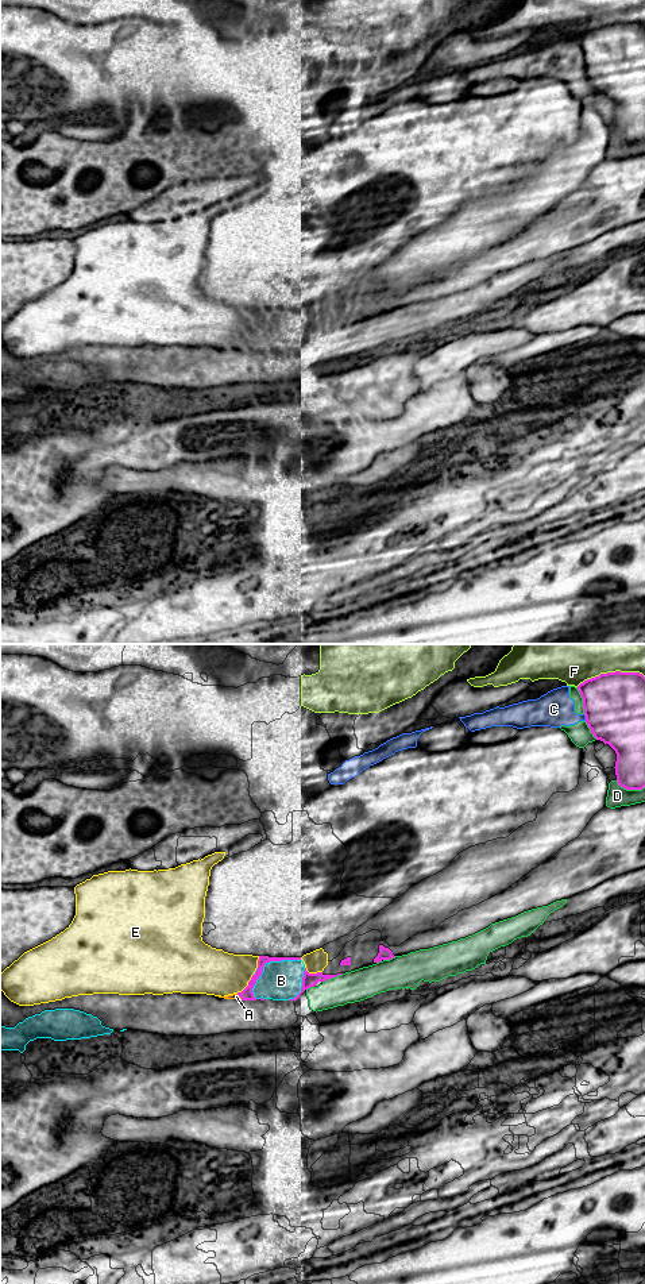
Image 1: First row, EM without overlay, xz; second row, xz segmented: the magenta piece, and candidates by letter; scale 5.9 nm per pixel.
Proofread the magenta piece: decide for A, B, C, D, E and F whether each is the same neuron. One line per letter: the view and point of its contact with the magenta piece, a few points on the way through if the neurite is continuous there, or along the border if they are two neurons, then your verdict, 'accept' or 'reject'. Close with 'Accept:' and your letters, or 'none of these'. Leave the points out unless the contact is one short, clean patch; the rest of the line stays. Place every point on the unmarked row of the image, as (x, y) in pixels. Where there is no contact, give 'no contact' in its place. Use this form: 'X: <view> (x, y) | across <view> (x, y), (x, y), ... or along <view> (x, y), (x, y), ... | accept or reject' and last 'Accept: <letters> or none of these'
A: xz (239, 347) | reject
B: xz (266, 313) | reject
C: xz (586, 69) | reject
D: xz (583, 53) | reject
E: xz (248, 335) | reject
F: xz (610, 24) | reject
Accept: none of these

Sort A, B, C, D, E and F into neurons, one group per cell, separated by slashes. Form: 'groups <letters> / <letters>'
groups A B / C D / E / F

